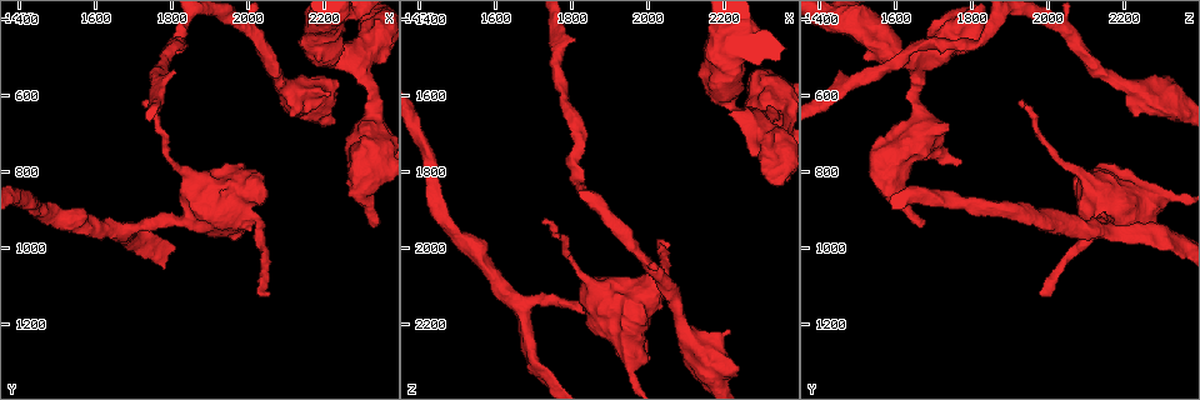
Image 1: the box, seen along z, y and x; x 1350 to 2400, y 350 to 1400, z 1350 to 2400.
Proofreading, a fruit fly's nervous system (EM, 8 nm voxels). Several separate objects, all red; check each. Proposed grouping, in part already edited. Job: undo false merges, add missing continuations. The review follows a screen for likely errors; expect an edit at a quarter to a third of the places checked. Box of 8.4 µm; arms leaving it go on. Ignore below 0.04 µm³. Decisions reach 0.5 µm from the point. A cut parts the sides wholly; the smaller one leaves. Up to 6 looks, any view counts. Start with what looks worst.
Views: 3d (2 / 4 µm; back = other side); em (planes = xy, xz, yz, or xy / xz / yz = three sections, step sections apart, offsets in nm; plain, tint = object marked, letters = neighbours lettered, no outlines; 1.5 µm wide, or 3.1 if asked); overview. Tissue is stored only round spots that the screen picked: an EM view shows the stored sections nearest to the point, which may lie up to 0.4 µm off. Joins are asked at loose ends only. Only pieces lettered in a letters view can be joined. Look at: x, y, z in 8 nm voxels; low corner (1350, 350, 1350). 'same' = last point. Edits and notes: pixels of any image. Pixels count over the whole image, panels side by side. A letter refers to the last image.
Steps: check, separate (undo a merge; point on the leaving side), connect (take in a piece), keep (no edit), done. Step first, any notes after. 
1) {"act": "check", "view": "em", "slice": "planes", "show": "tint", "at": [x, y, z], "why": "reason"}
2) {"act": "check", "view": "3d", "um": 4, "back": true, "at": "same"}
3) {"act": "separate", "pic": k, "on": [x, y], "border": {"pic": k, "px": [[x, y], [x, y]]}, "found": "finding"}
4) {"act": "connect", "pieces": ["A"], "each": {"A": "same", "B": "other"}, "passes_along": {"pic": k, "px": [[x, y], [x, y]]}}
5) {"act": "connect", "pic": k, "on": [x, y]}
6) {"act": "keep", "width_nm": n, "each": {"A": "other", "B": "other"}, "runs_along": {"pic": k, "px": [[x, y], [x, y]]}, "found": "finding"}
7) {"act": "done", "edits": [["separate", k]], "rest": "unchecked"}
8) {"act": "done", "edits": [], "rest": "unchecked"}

{"act": "check", "view": "3d", "um": 4, "back": true, "at": [2055, 1115, 1990], "why": "tapers out"}

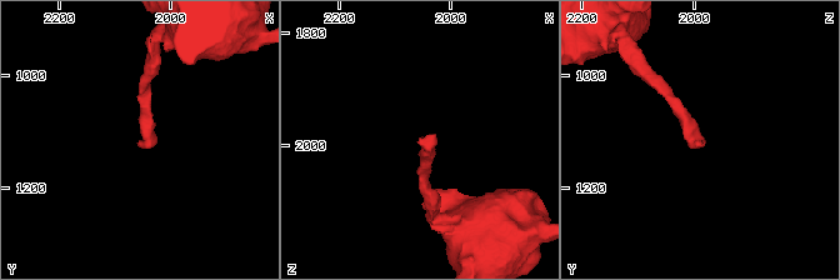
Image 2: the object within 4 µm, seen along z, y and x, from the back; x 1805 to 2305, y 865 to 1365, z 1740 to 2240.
{"act": "check", "view": "em", "slice": "yz", "step": 8, "show": "letters", "at": [2065, 1120, 1995]}

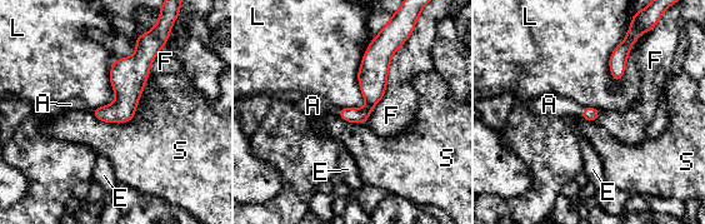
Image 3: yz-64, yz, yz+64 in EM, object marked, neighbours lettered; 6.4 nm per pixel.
{"act": "connect", "pieces": ["A"], "each": {"A": "same", "E": "other", "F": "other", "L": "other", "S": "other"}, "passes_along": {"pic": 3, "px": [[591, 114], [581, 113], [549, 104]]}, "found": "it goes on there"}

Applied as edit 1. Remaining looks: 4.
{"act": "check", "view": "em", "slice": "planes", "show": "letters", "at": [2335, 945, 1675], "why": "free end"}

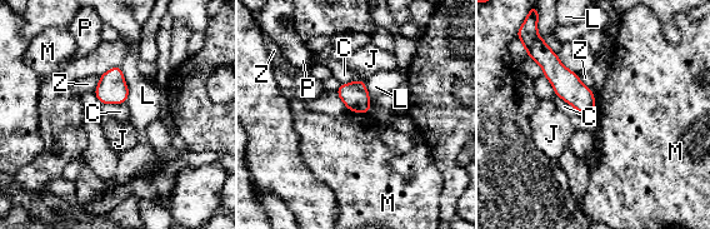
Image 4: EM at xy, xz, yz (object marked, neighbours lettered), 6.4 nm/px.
{"act": "keep", "each": {"C": "other", "J": "other", "L": "other", "M": "other", "P": "other", "Z": "other"}, "border": {"pic": 4, "px": [[349, 109], [356, 113], [369, 113]]}, "found": "none of them fits"}

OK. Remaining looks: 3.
{"act": "check", "view": "em", "slice": "xz", "step": 8, "show": "tint", "at": [1725, 620, 1925], "why": "free end"}

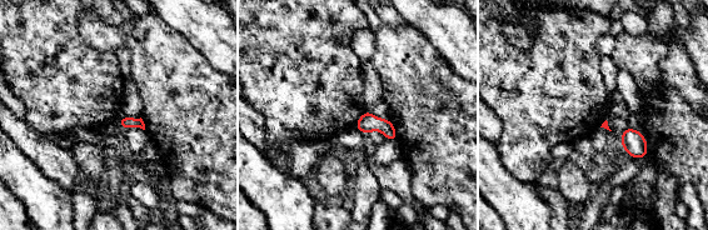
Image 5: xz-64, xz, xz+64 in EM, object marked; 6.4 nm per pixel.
{"act": "check", "view": "em", "slice": "planes", "show": "letters", "at": "same"}

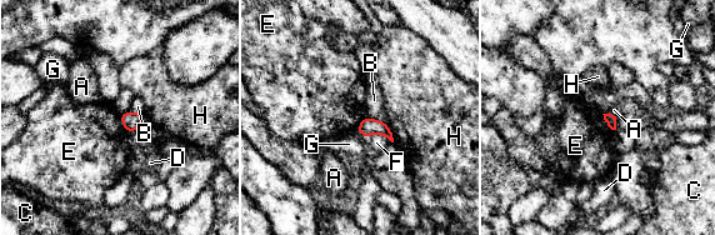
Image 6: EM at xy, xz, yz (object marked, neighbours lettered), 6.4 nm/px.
{"act": "keep", "each": {"A": "other", "B": "other", "C": "other", "D": "other", "E": "other", "F": "other", "G": "other", "H": "other"}, "found": "no lettered piece goes on from it"}

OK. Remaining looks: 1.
{"act": "done", "edits": [["connect", 3]], "rest": "unchecked"}

